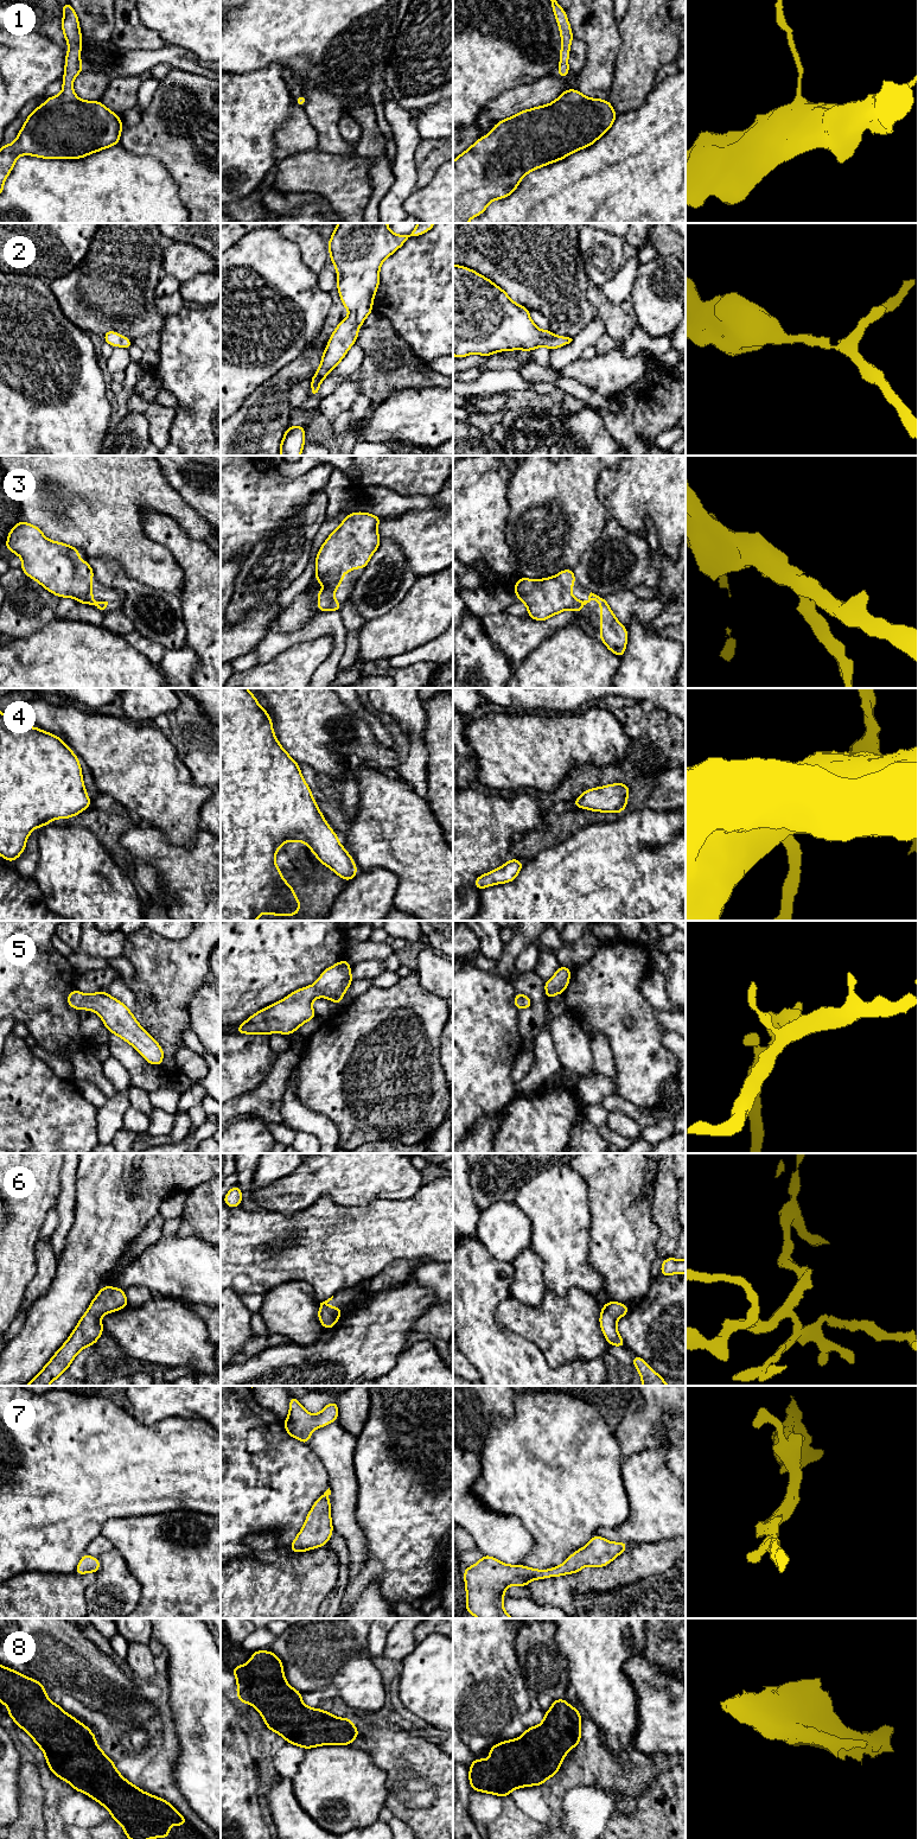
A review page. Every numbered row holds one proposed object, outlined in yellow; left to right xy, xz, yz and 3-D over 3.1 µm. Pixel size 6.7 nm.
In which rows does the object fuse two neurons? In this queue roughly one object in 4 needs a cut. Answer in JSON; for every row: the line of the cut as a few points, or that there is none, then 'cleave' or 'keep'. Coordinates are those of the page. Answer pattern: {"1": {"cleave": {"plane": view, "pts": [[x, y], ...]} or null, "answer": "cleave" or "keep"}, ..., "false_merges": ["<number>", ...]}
{"1": {"cleave": null, "answer": "keep"}, "2": {"cleave": null, "answer": "keep"}, "3": {"cleave": null, "answer": "keep"}, "4": {"cleave": null, "answer": "keep"}, "5": {"cleave": null, "answer": "keep"}, "6": {"cleave": null, "answer": "keep"}, "7": {"cleave": null, "answer": "keep"}, "8": {"cleave": null, "answer": "keep"}, "false_merges": []}

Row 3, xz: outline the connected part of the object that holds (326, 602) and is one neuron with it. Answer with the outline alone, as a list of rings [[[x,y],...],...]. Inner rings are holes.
[[[352,513],[349,514],[339,527],[333,530],[326,541],[320,547],[315,558],[315,579],[321,585],[327,585],[318,592],[317,604],[318,611],[339,611],[343,606],[334,599],[334,592],[340,584],[343,584],[343,574],[351,572],[353,568],[365,568],[370,558],[380,546],[381,537],[377,533],[377,524],[382,521],[369,513]]]

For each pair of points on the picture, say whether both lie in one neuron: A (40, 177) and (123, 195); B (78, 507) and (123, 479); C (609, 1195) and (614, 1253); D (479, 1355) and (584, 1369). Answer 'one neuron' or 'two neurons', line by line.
A: one neuron
B: one neuron
C: one neuron
D: one neuron

